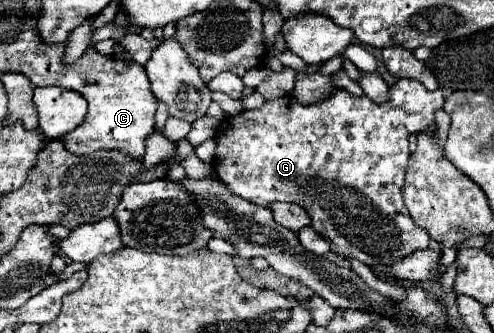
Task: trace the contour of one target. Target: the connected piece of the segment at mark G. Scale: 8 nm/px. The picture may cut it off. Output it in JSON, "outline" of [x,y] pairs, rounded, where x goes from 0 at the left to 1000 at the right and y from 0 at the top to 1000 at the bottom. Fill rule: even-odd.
{"outline":[[[806,237],[798,255],[789,255],[785,261],[785,303],[777,303],[777,309],[761,309],[741,285],[717,291],[700,267],[676,267],[668,279],[668,291],[660,291],[656,303],[632,309],[632,315],[611,315],[595,291],[579,285],[579,291],[567,291],[567,297],[555,297],[555,303],[538,303],[526,327],[498,327],[490,339],[474,345],[474,351],[453,351],[453,363],[441,381],[441,417],[437,417],[441,447],[437,447],[433,508],[437,508],[437,526],[470,568],[470,580],[494,592],[498,604],[510,604],[514,616],[543,622],[551,604],[579,604],[579,610],[611,616],[623,634],[628,658],[632,658],[632,682],[668,730],[668,748],[680,766],[725,778],[745,802],[765,796],[765,790],[794,796],[794,784],[810,784],[810,772],[818,772],[818,760],[814,760],[818,748],[822,748],[822,766],[826,766],[826,760],[838,760],[846,748],[866,748],[870,742],[866,700],[858,700],[858,688],[850,688],[834,664],[834,652],[830,652],[830,640],[826,640],[826,628],[814,604],[814,556],[818,556],[818,520],[822,520],[822,489],[826,489],[826,465],[830,465],[826,411],[858,399],[862,387],[874,387],[879,339],[887,327],[895,327],[895,309],[899,309],[899,279],[891,267],[887,273],[866,273],[858,255],[850,255],[846,243],[834,243],[834,237]]]}

